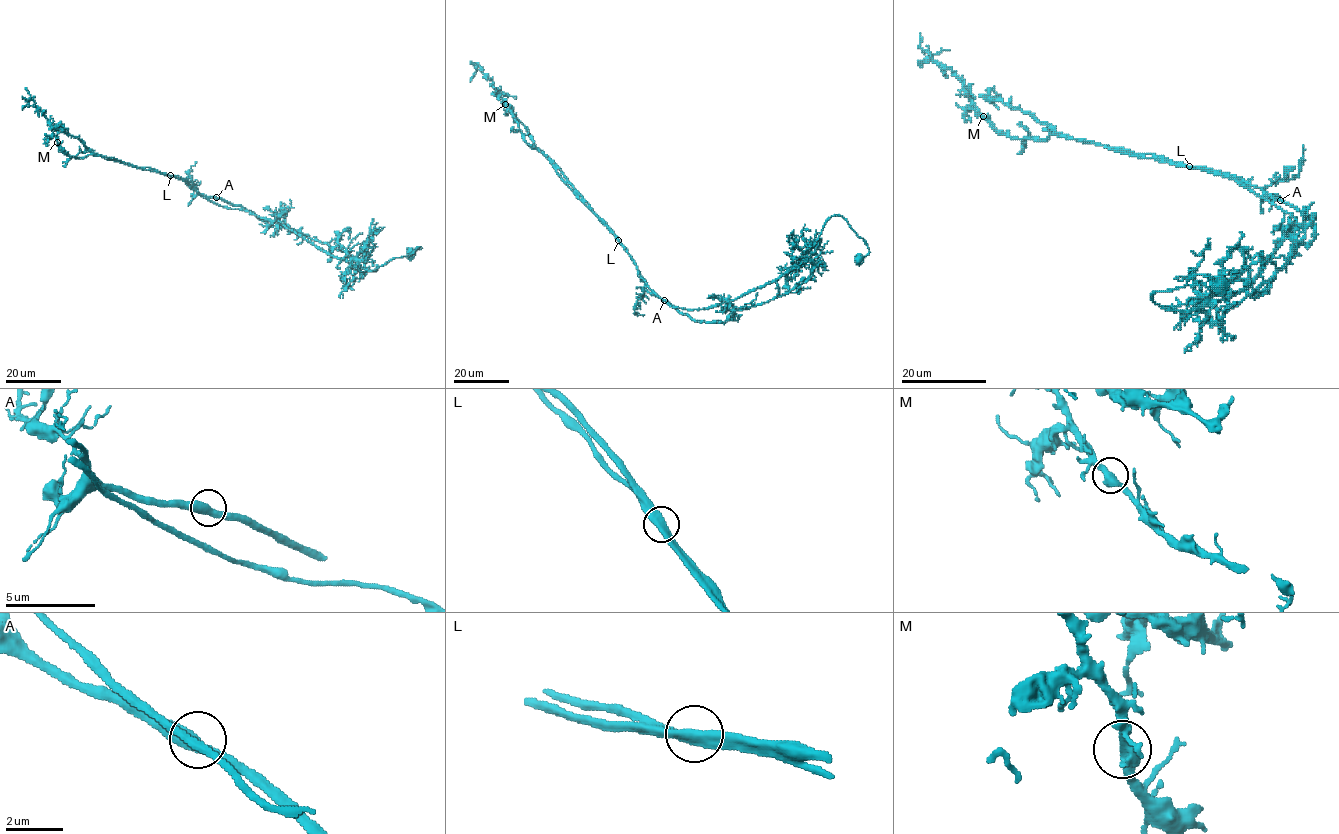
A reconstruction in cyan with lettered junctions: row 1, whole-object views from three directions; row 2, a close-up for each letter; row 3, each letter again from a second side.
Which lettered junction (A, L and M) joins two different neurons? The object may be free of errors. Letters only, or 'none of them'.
L

